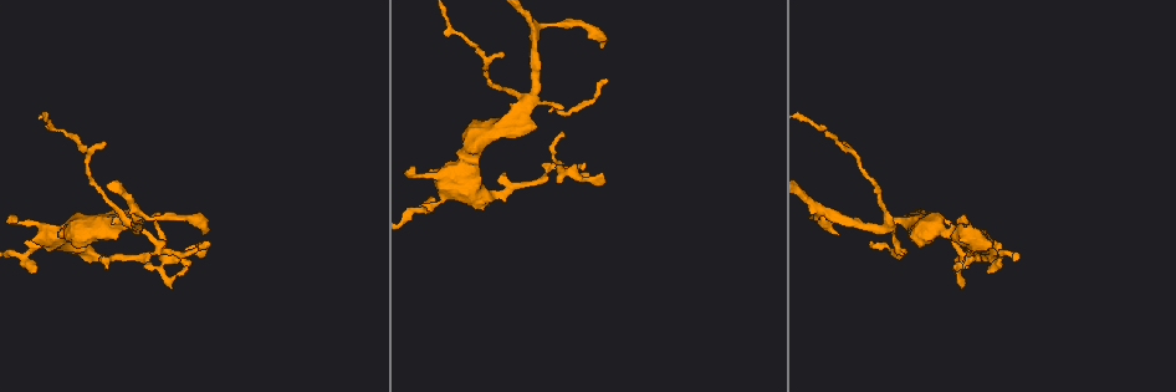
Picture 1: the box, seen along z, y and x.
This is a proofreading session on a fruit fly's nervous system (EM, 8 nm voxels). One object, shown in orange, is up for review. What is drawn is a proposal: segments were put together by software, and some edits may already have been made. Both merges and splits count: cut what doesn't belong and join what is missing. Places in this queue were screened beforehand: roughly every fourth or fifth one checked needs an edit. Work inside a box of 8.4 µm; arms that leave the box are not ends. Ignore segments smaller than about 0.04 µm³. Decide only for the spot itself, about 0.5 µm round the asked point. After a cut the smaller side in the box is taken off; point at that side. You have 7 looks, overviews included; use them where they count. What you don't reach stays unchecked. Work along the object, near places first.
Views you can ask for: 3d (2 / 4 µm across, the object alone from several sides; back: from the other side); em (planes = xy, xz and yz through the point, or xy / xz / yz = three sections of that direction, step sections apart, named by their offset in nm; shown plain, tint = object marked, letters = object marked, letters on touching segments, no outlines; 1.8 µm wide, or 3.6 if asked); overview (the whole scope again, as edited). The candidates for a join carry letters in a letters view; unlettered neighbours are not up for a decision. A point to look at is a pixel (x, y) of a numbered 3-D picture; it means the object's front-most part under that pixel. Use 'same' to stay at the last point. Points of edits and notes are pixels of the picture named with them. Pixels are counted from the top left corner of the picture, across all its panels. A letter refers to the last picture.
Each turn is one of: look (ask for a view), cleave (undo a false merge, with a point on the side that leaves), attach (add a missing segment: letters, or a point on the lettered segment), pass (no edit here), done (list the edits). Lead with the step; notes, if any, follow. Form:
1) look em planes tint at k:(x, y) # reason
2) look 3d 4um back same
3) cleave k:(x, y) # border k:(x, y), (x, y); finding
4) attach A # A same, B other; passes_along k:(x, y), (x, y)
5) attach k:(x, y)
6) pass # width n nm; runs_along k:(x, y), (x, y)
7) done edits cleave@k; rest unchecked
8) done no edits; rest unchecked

look 3d 4um at 1:(600, 46)

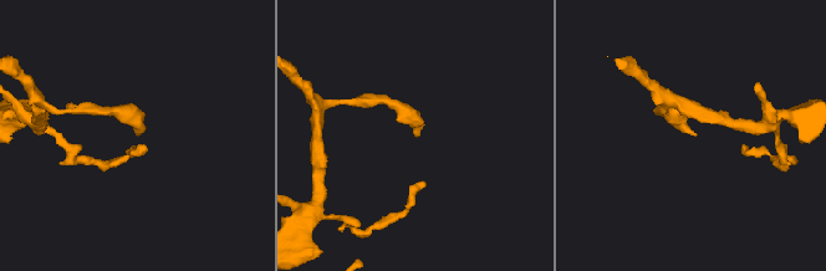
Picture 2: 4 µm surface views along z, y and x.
look em planes letters at 2:(138, 134) # shape alone is not enough

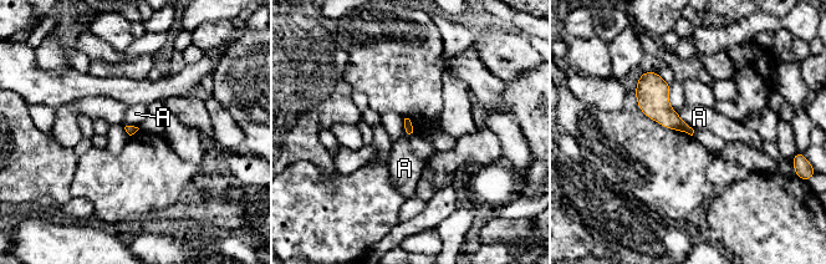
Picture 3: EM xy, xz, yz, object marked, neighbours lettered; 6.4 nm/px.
pass # longest_contact A 170 nm; A other; border 3:(676, 111), (693, 130); none of them fits

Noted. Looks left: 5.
look em planes letters at 1:(987, 257) # thick turns thin

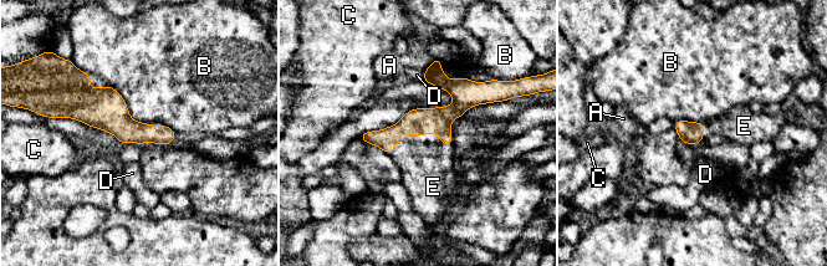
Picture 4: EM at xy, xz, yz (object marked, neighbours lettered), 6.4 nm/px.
attach E # A other, B other, C other, D other, E same; passes_along 4:(418, 122), (394, 144), (419, 174); the neuron continues

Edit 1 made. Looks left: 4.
look em planes tint at 1:(889, 222) # calibre changes

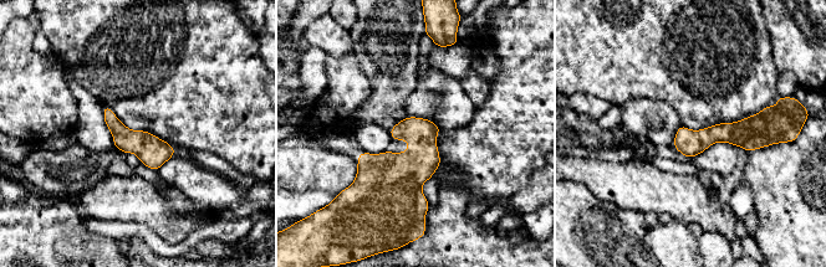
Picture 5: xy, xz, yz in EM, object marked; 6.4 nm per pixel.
look em planes letters same # what lies round it

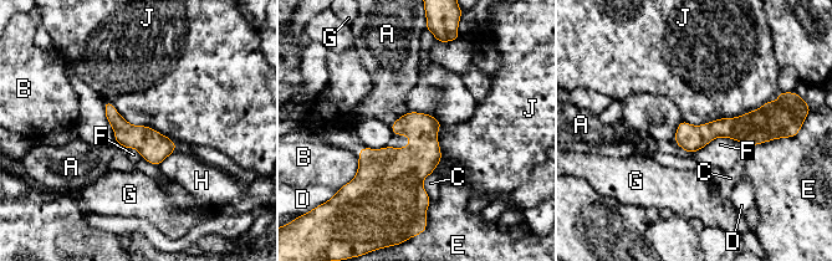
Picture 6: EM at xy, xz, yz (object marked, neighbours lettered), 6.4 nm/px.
pass # A other, B other, C other, D other, E other, F other, G other, H other, J other; border 6:(770, 100), (700, 124), (682, 119); all the same neuron

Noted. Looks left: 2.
done edits attach@4; rest unchecked

